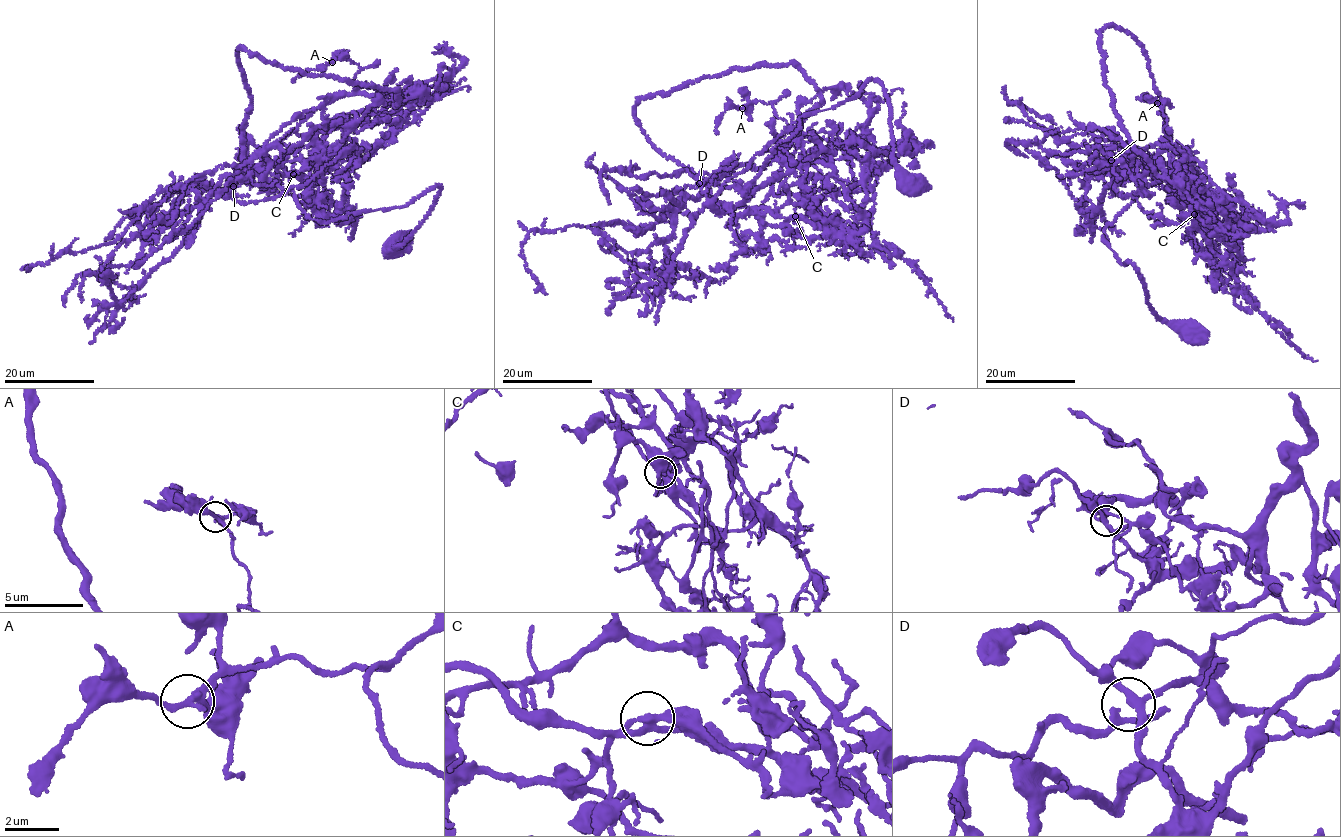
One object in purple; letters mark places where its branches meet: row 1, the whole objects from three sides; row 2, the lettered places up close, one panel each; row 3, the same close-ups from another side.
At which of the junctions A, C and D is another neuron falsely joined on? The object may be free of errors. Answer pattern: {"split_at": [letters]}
{"split_at": []}

